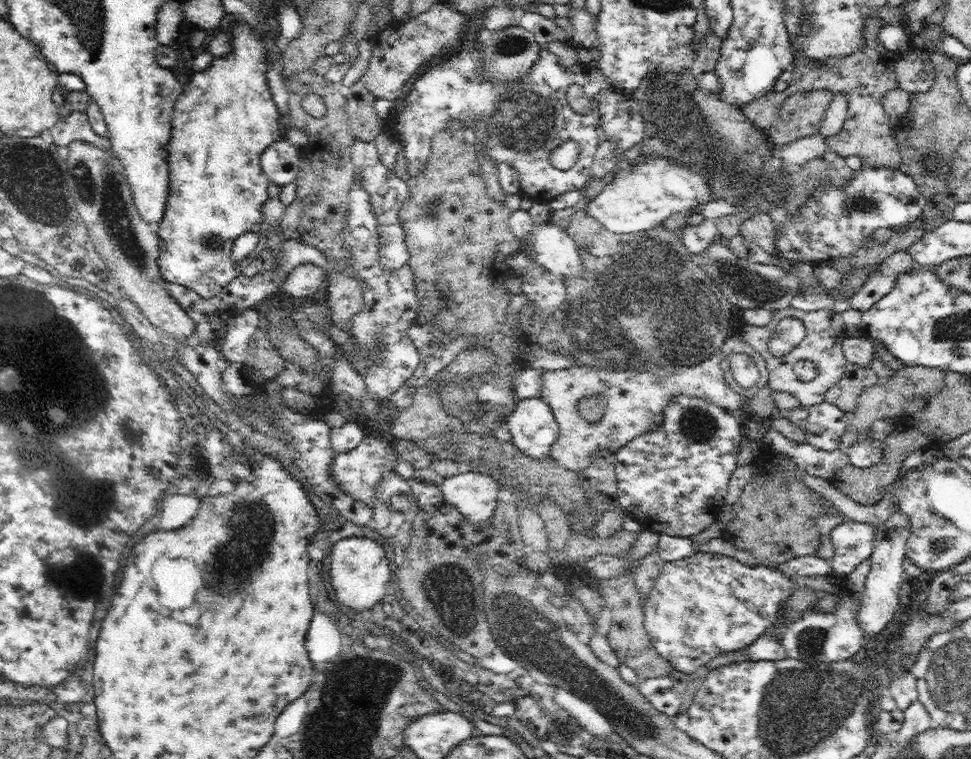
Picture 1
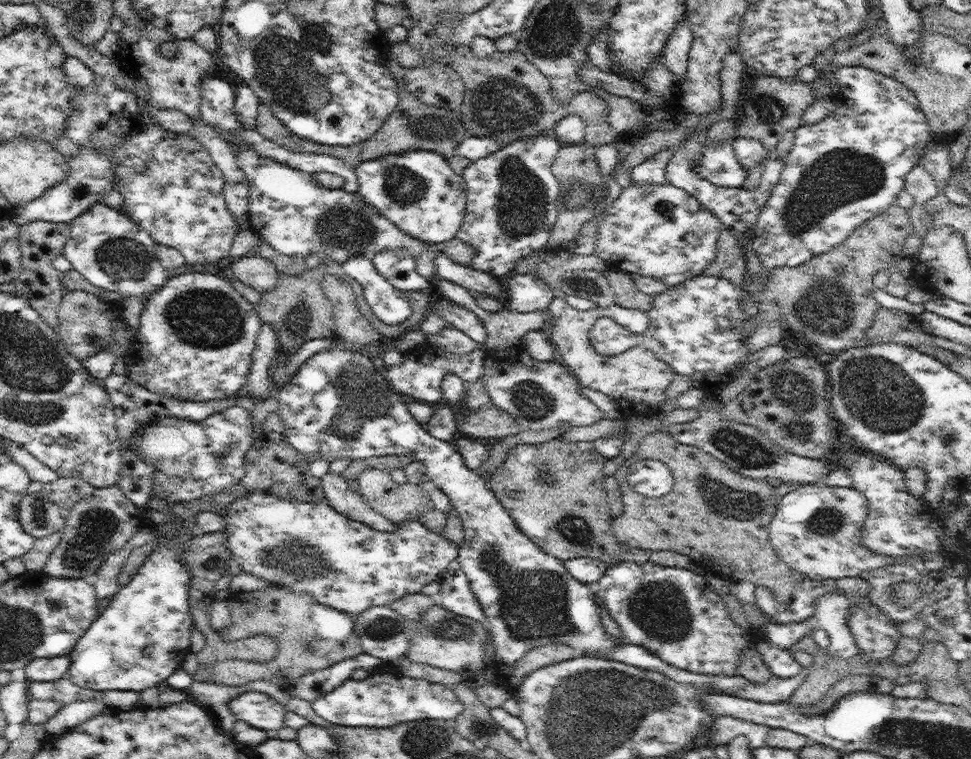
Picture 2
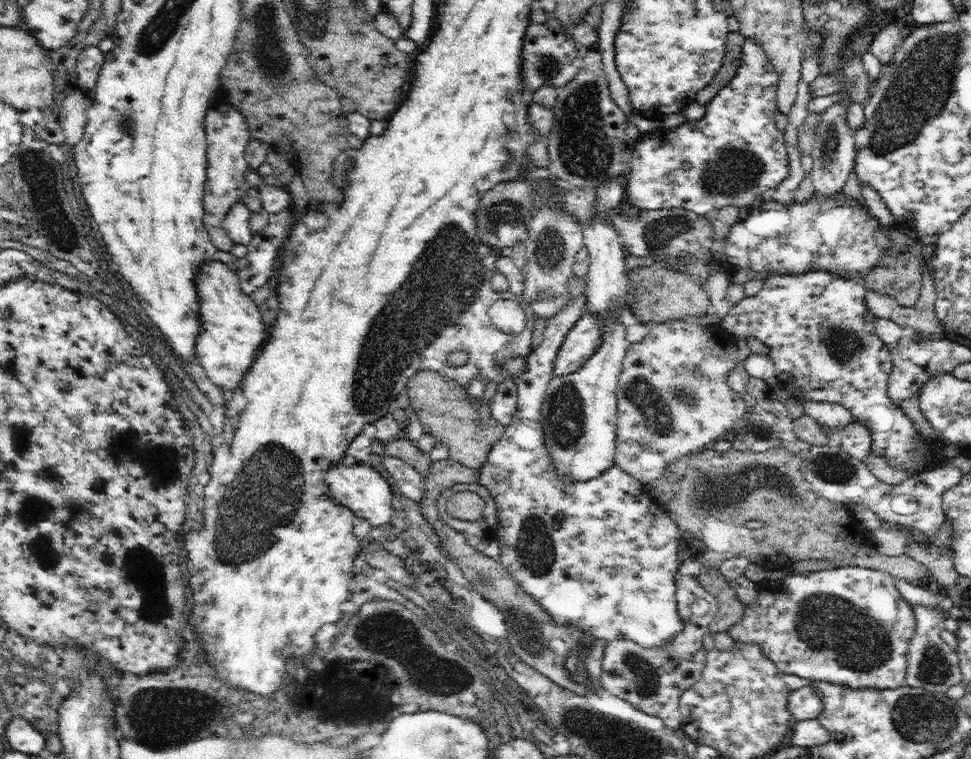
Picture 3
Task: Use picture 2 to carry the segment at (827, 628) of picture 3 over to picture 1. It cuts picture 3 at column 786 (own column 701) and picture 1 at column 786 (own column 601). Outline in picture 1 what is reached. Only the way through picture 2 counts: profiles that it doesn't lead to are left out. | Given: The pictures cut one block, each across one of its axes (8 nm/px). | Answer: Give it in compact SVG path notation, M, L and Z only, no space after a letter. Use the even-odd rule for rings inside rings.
M694 552L689 557L665 561L645 599L644 626L650 635L652 645L664 659L670 661L674 669L692 674L698 667L704 666L712 658L723 653L740 651L750 646L756 638L764 635L770 628L781 608L785 606L786 599L796 587L812 587L818 593L818 600L814 607L820 612L830 612L838 602L839 596L844 592L852 593L849 587L840 587L832 584L823 576L806 576L802 580L788 580L782 571L767 566L746 566L735 557L730 558L722 554L711 552Z

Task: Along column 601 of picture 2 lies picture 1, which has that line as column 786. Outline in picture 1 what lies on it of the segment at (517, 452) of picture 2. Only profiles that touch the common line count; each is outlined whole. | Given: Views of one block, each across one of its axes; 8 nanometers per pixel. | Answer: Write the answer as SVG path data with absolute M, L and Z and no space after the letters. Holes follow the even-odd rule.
M770 446L764 447L764 452L756 455L750 464L755 469L740 498L731 505L735 513L734 520L725 525L725 533L722 536L728 538L737 550L749 550L758 565L768 568L775 568L792 557L814 555L821 543L814 520L819 515L826 515L833 510L830 505L824 505L828 504L829 500L796 477L797 464L786 453L778 453Z

